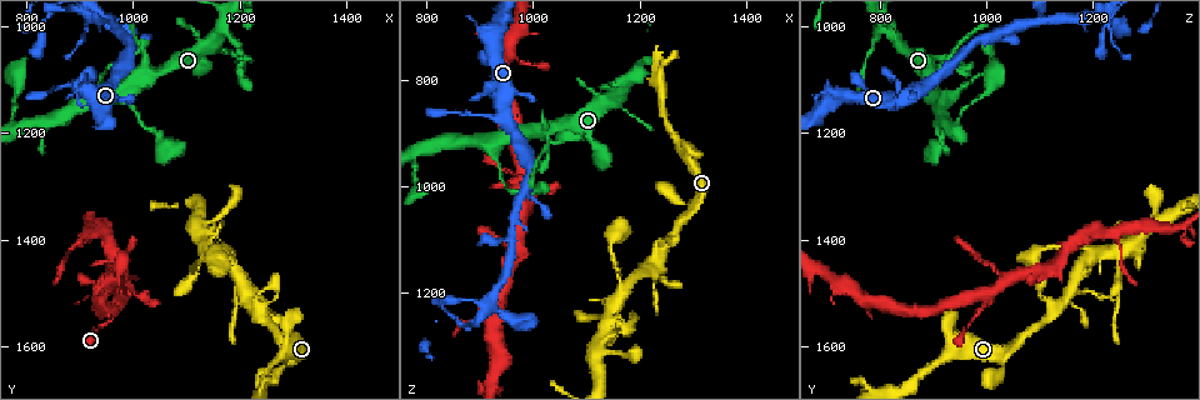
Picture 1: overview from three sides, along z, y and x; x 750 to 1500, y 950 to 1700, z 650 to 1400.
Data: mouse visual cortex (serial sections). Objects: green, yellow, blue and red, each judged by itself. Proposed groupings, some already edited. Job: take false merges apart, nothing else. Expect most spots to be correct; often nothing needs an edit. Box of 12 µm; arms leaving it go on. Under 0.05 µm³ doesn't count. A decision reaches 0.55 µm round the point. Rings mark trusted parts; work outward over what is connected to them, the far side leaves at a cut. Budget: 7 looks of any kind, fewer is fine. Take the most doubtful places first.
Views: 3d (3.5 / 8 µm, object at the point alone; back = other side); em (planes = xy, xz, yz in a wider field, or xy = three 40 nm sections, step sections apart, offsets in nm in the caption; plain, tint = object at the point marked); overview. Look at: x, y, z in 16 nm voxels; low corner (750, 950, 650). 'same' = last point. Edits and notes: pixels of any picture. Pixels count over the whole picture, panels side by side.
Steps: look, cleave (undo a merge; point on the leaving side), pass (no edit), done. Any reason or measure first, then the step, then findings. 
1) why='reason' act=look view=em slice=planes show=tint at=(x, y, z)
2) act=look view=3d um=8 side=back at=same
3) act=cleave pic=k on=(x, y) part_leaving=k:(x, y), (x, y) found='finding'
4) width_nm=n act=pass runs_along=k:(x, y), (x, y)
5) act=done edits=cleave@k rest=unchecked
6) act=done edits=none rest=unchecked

why='narrows sharply' act=look view=3d um=3.5 at=(970, 1440, 1010)

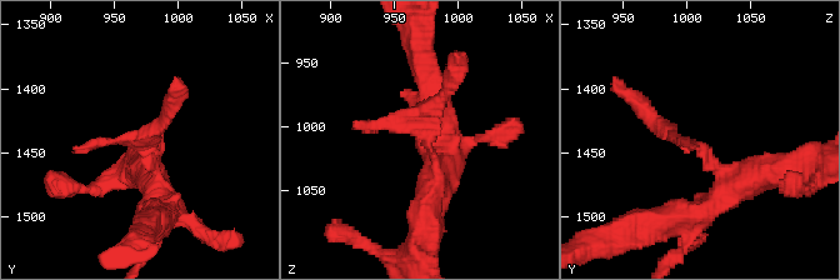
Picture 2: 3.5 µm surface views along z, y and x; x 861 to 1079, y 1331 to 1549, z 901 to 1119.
act=look view=em slice=xy step=5 show=tint at=(972, 1446, 1004)

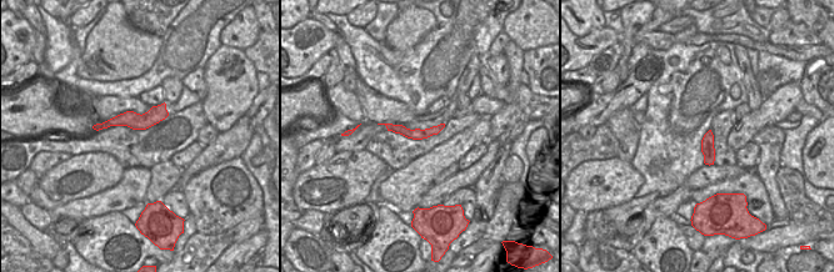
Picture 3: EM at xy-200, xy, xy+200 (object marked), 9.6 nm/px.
act=pass found='one cell here'

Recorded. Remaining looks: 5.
why='sharp bend' act=look view=3d um=3.5 at=(925, 1135, 920)

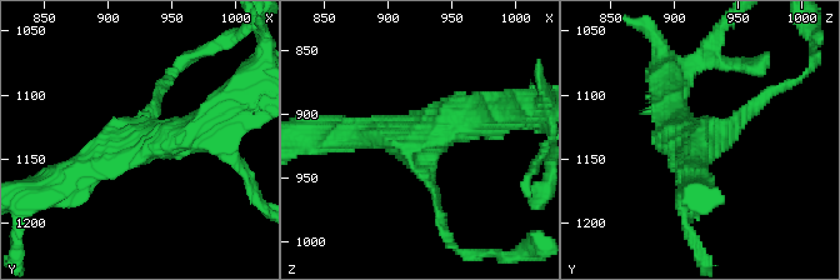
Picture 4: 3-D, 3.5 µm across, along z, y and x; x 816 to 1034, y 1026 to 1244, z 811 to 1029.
arms=3 arm_widths_nm=150,350,450 act=look view=em slice=xy step=2 show=tint at=(924, 1138, 916)

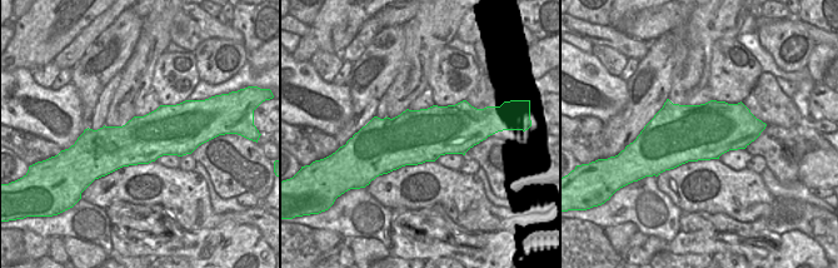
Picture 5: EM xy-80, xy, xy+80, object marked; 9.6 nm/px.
act=pass runs_along=4:(213, 120), (64, 178) found='all the same cell'

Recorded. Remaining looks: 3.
why='sudden change in width' act=look view=3d um=3.5 at=(1165, 1000, 810)

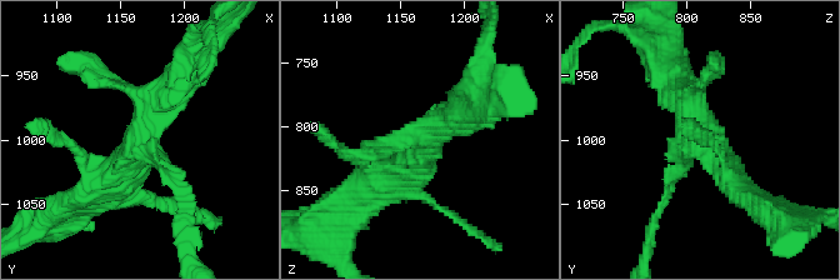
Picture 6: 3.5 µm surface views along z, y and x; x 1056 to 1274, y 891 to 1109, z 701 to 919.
arms=4 arm_widths_nm=150,200,300,400 act=pass runs_along=6:(94, 193), (183, 78) found='all the same cell'

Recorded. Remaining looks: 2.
act=done edits=none rest=unchecked

